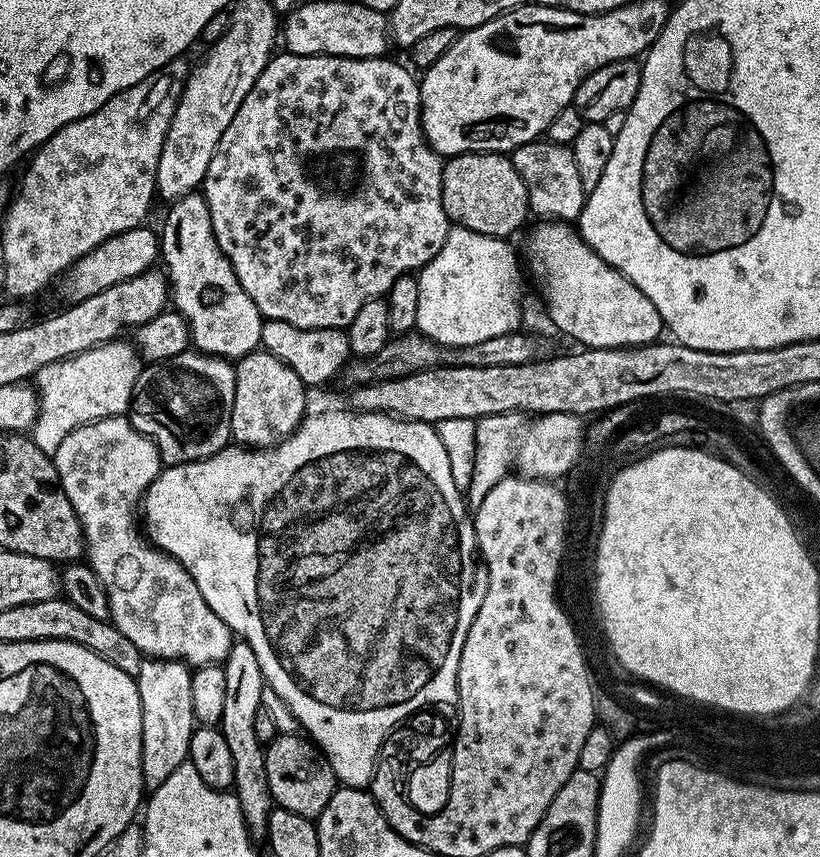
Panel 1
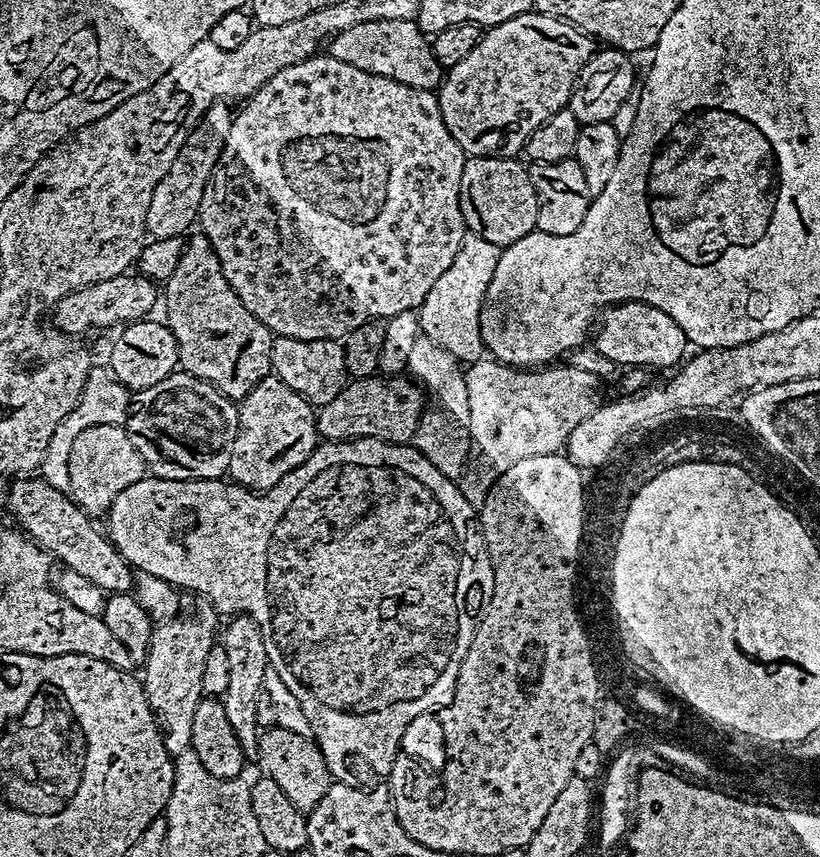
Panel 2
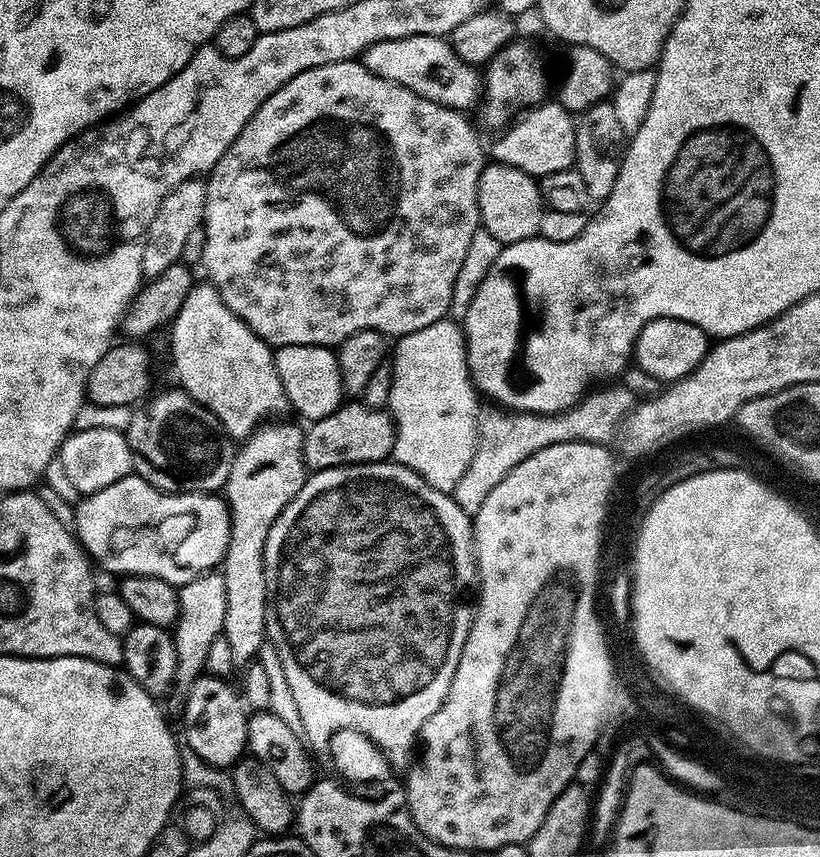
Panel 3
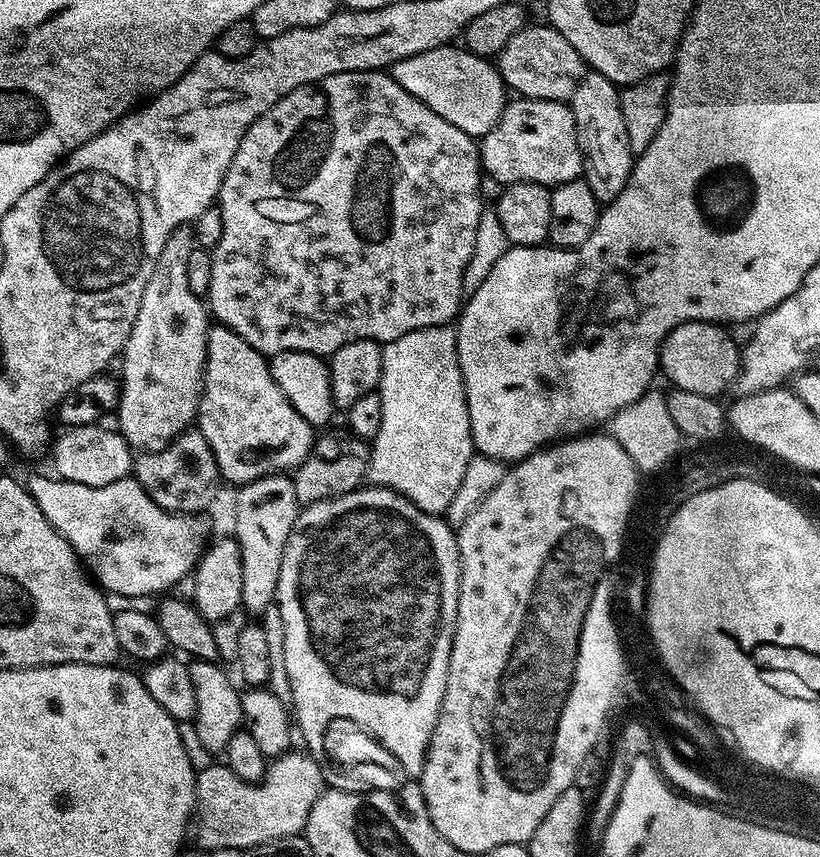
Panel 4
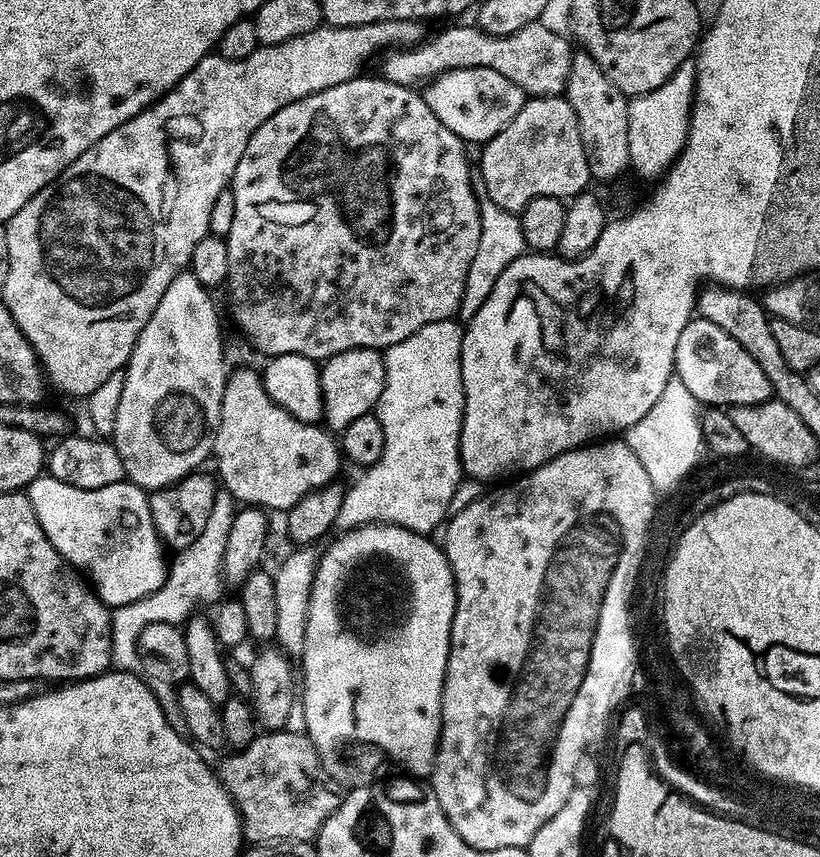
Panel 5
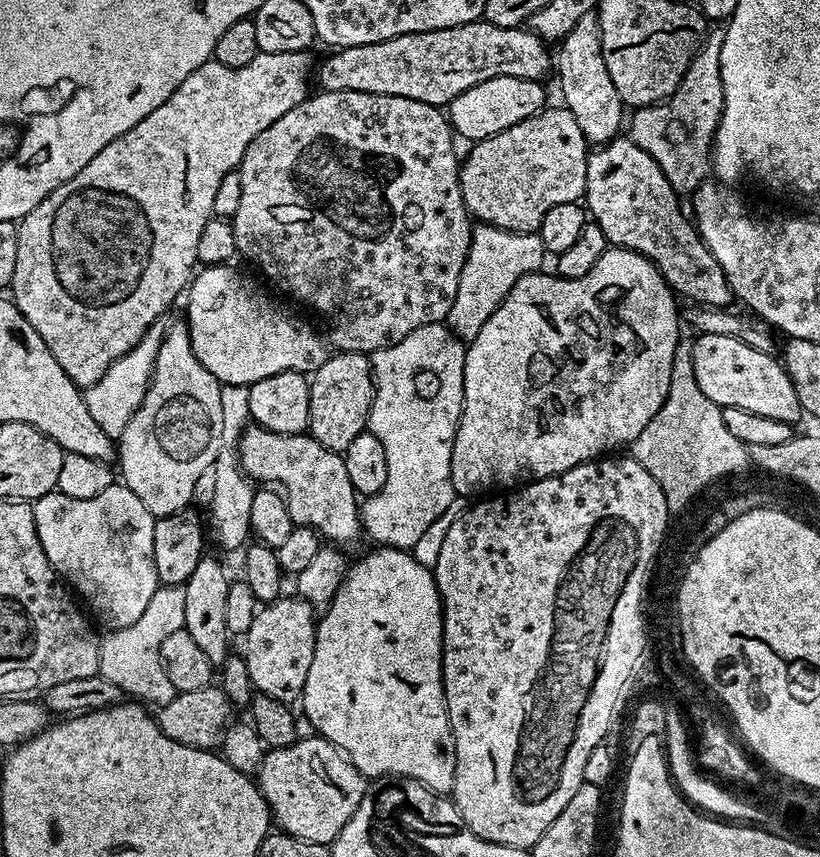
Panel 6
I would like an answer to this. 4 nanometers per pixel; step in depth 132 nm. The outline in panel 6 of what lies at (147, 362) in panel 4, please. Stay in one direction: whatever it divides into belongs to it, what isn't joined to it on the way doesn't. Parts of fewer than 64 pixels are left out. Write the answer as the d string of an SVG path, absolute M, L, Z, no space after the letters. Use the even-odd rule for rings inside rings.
M169 323L158 346L152 381L118 438L119 479L138 494L152 516L169 516L193 503L196 483L211 469L220 447L222 385L198 362L187 323Z

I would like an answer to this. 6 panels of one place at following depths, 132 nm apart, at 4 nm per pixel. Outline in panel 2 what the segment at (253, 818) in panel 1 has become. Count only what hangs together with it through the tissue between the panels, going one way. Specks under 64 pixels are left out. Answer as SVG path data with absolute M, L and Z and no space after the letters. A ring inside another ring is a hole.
M237 614L227 621L228 625L223 625L222 642L226 646L226 659L230 665L230 679L226 686L226 694L223 696L224 709L226 710L226 718L230 721L230 727L234 730L235 737L242 746L245 757L252 758L257 755L260 746L261 729L258 728L258 694L264 690L264 679L266 678L266 670L268 669L268 655L266 654L266 642L262 642L262 630L258 626L258 622L254 622L254 618L243 614Z

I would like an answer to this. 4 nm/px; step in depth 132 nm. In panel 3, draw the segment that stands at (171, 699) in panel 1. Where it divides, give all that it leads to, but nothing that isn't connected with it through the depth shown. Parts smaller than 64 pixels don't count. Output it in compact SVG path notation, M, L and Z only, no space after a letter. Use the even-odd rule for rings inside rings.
M223 571L202 572L198 578L179 585L180 616L174 625L174 639L178 654L176 684L186 690L204 672L206 653L214 638L224 634L226 622L226 582Z

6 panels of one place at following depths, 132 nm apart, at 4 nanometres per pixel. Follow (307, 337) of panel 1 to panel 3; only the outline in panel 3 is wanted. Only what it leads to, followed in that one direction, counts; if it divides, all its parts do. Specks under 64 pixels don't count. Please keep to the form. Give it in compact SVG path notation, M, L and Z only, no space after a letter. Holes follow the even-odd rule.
M313 344L282 346L275 349L274 355L278 378L293 413L296 411L298 415L305 416L305 421L311 422L334 414L334 410L345 403L342 374L338 370L338 358L331 347L323 348Z

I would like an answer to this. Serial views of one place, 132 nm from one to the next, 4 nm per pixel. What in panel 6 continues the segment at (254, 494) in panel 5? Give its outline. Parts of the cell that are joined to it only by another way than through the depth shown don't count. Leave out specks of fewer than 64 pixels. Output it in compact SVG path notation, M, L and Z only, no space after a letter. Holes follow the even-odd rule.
M249 426L238 445L238 459L241 472L249 480L278 486L288 503L293 525L312 528L336 546L345 546L362 536L358 493L350 486L344 457L334 450L326 450L311 434L291 436Z

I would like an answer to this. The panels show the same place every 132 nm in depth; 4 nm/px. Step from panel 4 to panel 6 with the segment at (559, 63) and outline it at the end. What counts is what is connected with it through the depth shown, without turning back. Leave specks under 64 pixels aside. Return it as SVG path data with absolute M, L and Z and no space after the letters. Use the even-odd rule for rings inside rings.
M481 18L463 24L462 26L450 26L442 30L430 30L429 32L419 32L418 34L402 34L398 38L386 38L386 42L370 42L366 46L350 46L349 48L341 48L333 51L329 60L324 60L320 64L320 85L319 87L326 92L365 92L366 94L386 94L387 96L397 96L398 98L414 98L414 102L426 102L427 104L435 104L437 106L447 106L454 98L458 98L458 94L462 94L466 90L470 90L470 86L478 86L478 82L486 82L490 78L526 78L527 80L545 79L544 75L551 73L554 68L554 56L550 51L549 45L538 34L534 34L527 27L519 28L503 28L502 26L494 26L487 20Z

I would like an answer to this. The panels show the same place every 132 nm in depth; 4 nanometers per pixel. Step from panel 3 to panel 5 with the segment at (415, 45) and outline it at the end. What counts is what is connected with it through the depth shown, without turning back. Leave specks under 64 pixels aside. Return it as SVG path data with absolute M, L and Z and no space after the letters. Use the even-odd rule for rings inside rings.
M489 68L450 70L431 81L423 89L422 95L430 110L438 114L438 122L442 122L442 126L450 126L450 130L454 130L454 134L458 134L465 142L486 142L494 138L494 134L505 128L510 118L522 110L526 99L526 93L514 86L510 78Z

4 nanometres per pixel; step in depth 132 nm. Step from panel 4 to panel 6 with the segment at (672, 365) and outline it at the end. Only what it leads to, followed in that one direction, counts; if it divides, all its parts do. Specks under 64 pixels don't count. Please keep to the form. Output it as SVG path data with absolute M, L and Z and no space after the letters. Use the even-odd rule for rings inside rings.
M722 334L697 335L695 339L691 341L694 378L698 378L698 386L702 394L710 398L710 402L720 405L721 408L750 410L750 414L763 414L766 418L778 418L778 422L791 425L797 423L796 419L802 416L800 399L794 390L794 382L776 356L762 354L762 350L754 350L754 346L746 346L746 342Z

